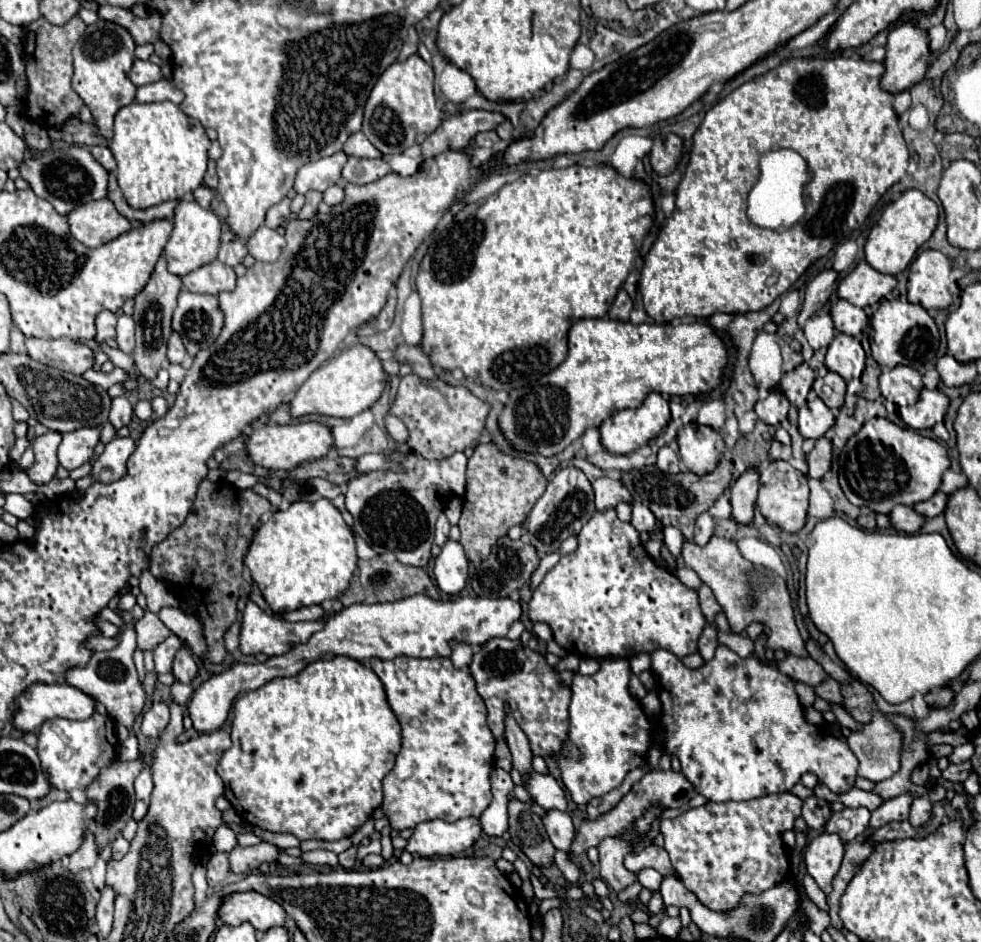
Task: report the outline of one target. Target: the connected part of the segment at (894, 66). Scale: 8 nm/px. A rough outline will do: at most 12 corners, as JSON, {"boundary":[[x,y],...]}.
{"boundary":[[903,23],[889,31],[881,87],[901,93],[929,69],[925,29]]}

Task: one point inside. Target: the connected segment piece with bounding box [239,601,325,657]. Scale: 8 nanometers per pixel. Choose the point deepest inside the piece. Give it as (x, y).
(260, 633)

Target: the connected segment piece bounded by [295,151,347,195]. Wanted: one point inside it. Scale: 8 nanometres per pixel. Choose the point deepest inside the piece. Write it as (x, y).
(318, 175)

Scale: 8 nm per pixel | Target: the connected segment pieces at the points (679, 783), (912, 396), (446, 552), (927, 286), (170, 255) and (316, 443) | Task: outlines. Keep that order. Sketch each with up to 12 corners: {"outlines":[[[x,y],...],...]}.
{"outlines":[[[649,771],[611,811],[585,819],[569,855],[629,829],[649,805],[685,809],[683,773]],[[885,367],[879,377],[881,395],[897,405],[919,399],[919,371]],[[457,541],[435,559],[437,587],[463,591],[469,561]],[[921,251],[909,267],[908,301],[947,309],[961,291],[941,251]],[[195,199],[175,209],[165,245],[173,275],[217,259],[221,221]],[[307,421],[263,425],[247,439],[249,459],[293,471],[323,459],[331,429]]]}

